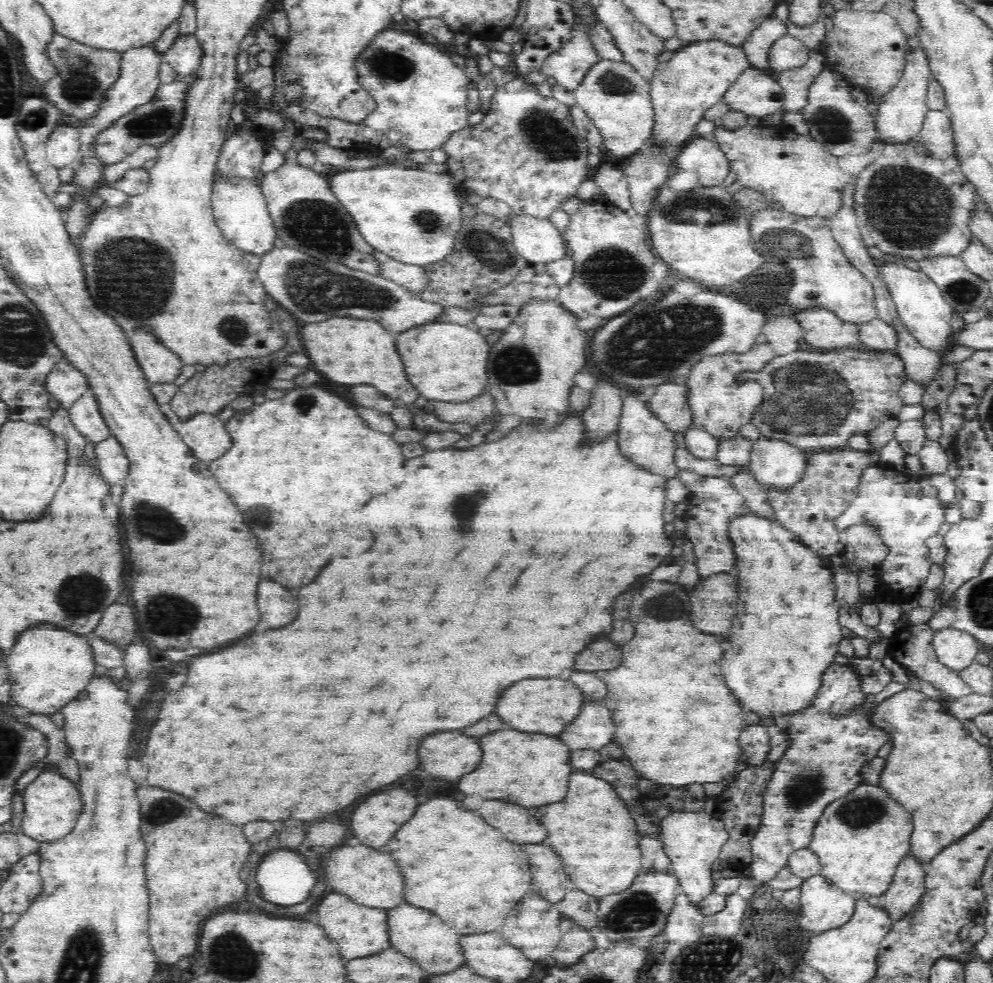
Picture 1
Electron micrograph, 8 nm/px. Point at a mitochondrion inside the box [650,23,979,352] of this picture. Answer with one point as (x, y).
(924, 206)

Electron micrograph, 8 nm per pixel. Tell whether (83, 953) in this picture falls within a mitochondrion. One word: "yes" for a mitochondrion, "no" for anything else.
yes

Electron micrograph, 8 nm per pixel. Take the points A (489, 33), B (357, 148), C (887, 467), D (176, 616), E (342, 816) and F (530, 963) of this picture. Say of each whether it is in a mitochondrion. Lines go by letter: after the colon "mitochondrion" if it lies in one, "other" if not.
A: other
B: other
C: other
D: mitochondrion
E: other
F: other

